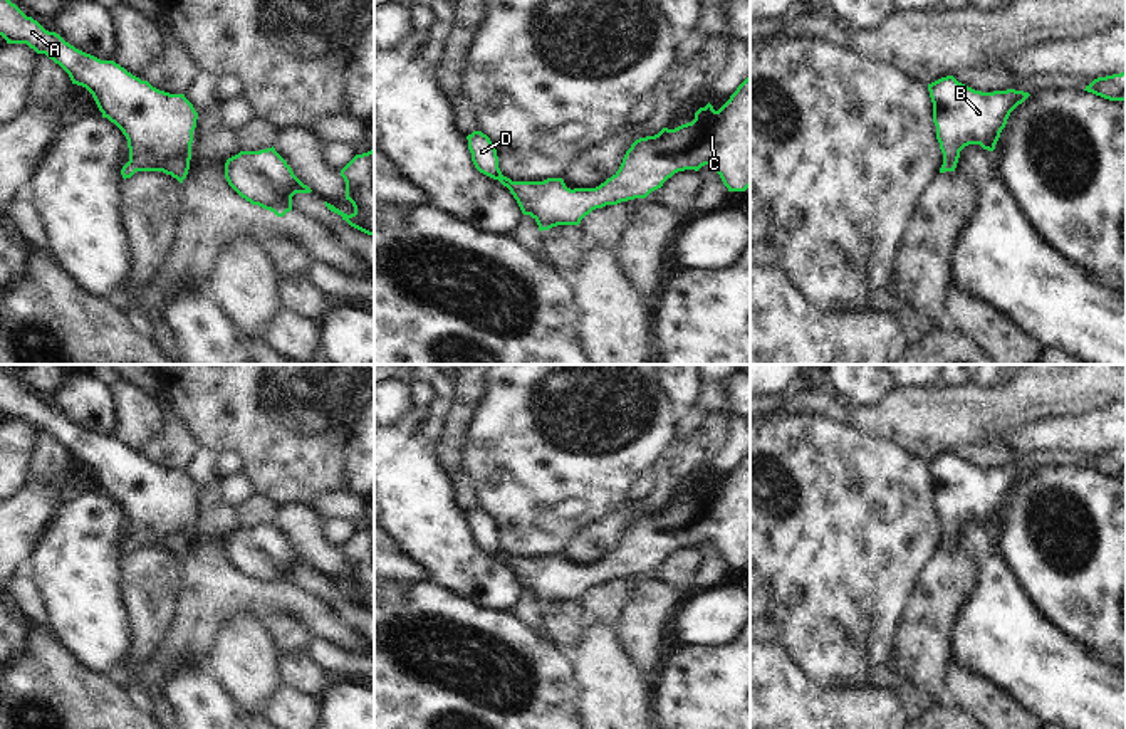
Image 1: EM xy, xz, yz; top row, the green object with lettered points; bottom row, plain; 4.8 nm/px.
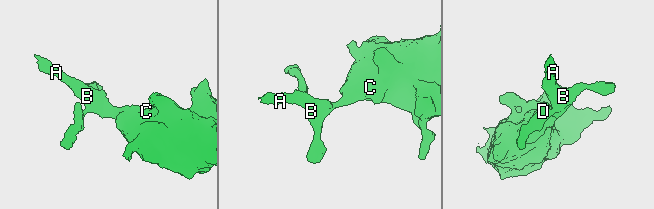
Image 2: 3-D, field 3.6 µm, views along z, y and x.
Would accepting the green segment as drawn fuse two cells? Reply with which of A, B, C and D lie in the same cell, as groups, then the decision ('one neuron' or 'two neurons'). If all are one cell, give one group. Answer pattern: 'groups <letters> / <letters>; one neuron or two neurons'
groups A B C D; one neuron

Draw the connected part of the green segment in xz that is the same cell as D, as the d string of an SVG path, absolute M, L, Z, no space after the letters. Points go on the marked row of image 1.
M750 77L715 111L708 102L691 123L636 139L619 170L596 188L567 188L562 178L512 181L498 168L493 143L482 131L467 136L475 168L510 190L539 230L579 225L596 208L646 198L678 171L710 165L728 191L750 186Z

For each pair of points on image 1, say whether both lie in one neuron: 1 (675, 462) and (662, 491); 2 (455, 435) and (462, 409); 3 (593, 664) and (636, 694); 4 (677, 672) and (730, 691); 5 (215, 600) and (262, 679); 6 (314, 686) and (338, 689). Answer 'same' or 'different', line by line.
1: same
2: same
3: same
4: same
5: different
6: different

